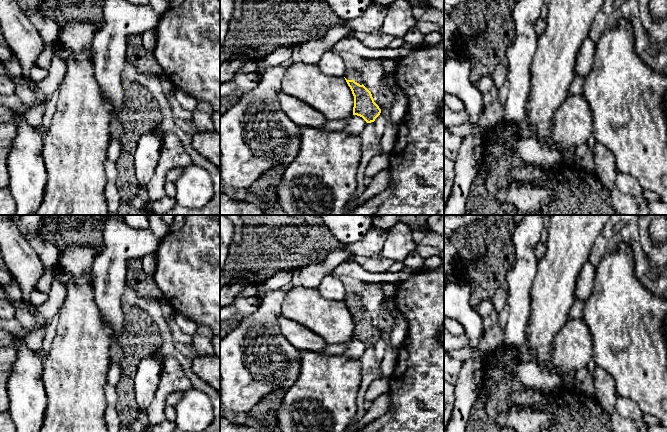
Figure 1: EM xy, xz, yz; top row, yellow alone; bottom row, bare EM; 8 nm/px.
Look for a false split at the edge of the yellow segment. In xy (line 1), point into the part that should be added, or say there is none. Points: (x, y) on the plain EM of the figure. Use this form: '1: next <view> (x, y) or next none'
1: next none

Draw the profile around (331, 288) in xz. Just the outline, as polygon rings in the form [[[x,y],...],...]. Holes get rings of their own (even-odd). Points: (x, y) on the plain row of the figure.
[[[334,275],[326,276],[317,289],[320,295],[328,300],[344,301],[346,297],[343,283]]]

